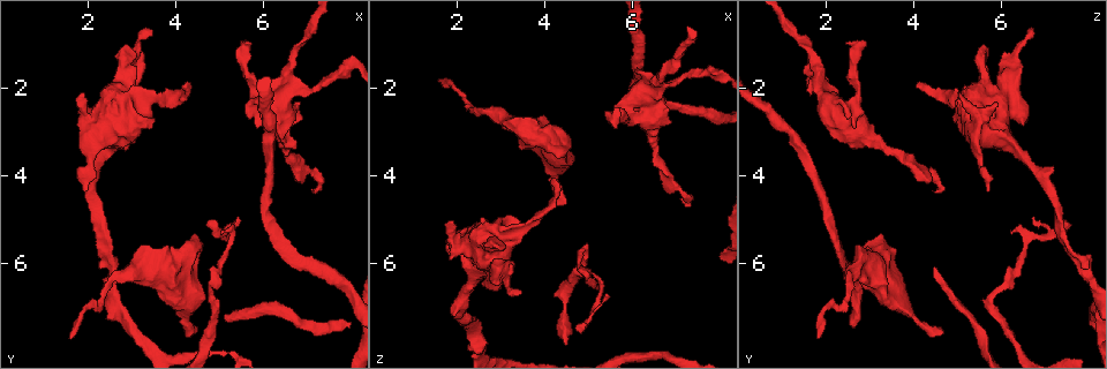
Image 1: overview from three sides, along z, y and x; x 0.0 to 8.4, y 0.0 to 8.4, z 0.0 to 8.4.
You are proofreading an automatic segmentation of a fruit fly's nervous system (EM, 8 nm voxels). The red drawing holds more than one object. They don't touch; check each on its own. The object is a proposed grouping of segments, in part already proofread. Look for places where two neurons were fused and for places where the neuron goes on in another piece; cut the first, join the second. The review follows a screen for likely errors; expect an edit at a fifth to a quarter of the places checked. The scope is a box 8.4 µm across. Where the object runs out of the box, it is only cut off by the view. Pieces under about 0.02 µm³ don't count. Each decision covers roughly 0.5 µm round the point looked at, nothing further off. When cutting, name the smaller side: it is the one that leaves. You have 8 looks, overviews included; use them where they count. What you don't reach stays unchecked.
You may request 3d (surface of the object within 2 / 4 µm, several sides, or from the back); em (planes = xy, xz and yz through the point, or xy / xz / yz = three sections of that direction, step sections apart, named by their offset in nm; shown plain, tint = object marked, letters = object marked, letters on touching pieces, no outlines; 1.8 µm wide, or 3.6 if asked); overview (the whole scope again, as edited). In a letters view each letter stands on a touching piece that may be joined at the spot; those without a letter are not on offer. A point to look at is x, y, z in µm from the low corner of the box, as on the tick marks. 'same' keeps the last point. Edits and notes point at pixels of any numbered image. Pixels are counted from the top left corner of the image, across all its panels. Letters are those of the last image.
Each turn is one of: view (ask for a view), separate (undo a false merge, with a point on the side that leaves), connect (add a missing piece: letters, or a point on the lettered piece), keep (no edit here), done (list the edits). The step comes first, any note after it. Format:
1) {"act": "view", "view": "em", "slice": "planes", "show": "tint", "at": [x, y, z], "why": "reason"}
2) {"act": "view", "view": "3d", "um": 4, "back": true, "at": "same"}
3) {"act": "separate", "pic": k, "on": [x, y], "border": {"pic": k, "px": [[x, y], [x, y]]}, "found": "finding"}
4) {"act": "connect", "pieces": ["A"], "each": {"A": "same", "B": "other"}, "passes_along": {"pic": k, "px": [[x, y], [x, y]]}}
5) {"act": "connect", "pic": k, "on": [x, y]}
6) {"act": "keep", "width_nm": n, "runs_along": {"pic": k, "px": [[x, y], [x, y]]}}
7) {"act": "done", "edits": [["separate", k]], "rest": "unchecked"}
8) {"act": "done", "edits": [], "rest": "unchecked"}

{"act": "view", "view": "em", "slice": "xz", "step": 16, "show": "tint", "at": [5.70, 1.00, 2.50], "why": "free end"}

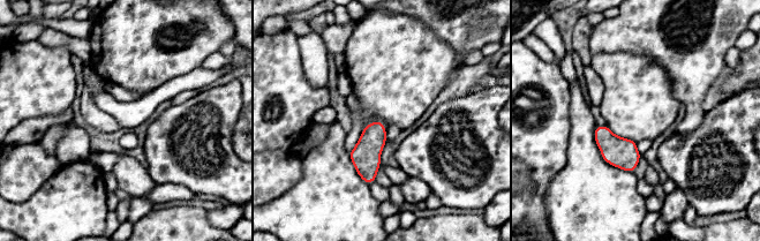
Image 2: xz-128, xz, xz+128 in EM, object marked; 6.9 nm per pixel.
{"act": "view", "view": "em", "slice": "planes", "show": "letters", "at": "same"}

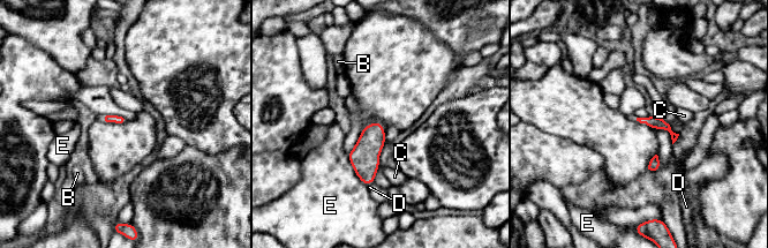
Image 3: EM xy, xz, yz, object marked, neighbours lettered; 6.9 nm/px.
{"act": "keep", "each": {"B": "other", "C": "other", "D": "other", "E": "other"}, "border": {"pic": 3, "px": [[379, 164], [377, 170]]}, "found": "no lettered piece goes on from it"}

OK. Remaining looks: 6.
{"act": "view", "view": "3d", "um": 4, "at": [4.25, 7.50, 4.65], "why": "branch stops here"}

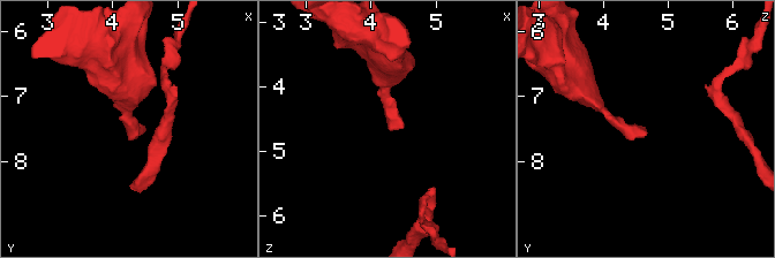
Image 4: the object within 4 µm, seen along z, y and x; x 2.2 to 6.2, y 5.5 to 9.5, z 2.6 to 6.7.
{"act": "view", "view": "em", "slice": "planes", "show": "letters", "at": [4.25, 7.55, 4.70], "why": "need the tissue"}

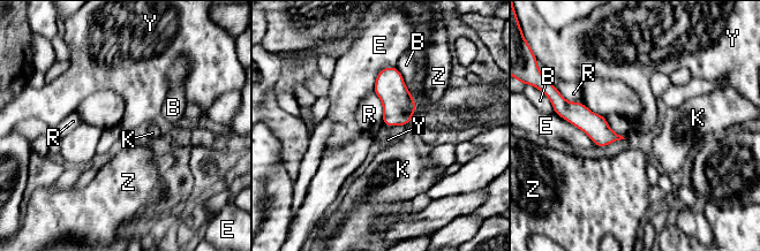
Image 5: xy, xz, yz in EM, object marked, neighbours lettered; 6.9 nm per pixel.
{"act": "connect", "pieces": ["K"], "each": {"B": "other", "E": "other", "K": "same", "R": "other", "Y": "other", "Z": "other"}, "passes_along": {"pic": 5, "px": [[398, 104], [408, 122], [408, 158]]}, "found": "it goes on there"}

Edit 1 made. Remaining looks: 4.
{"act": "view", "view": "overview", "why": "redraw"}

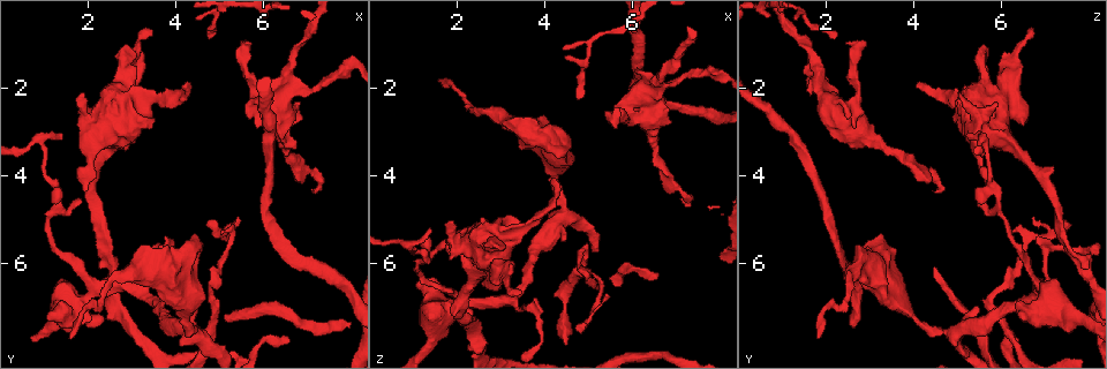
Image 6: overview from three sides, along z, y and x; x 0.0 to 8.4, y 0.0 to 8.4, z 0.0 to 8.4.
{"act": "view", "view": "3d", "um": 2, "at": [4.45, 5.35, 3.30], "why": "an open end"}

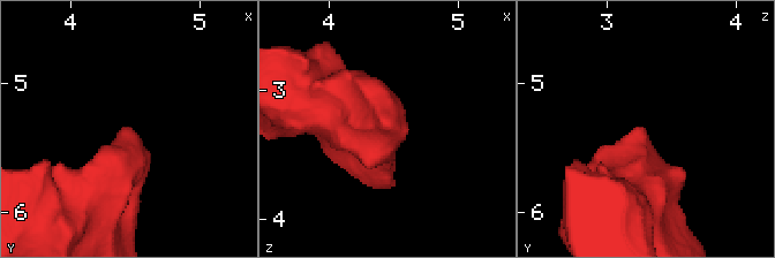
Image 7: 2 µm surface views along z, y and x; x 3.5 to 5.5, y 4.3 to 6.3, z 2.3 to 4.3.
{"act": "view", "view": "em", "slice": "yz", "step": 4, "show": "tint", "at": [4.50, 5.34, 3.28]}

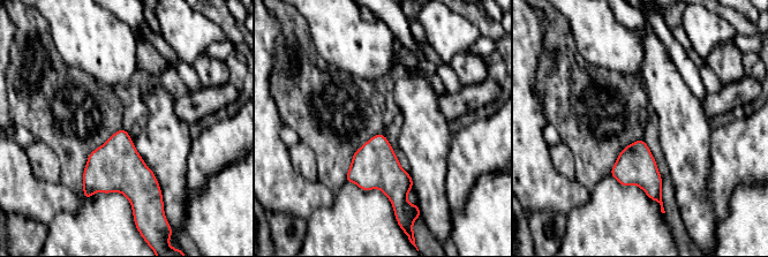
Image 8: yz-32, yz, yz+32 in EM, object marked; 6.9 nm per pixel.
{"act": "view", "view": "em", "slice": "planes", "show": "letters", "at": "same", "why": "another direction"}

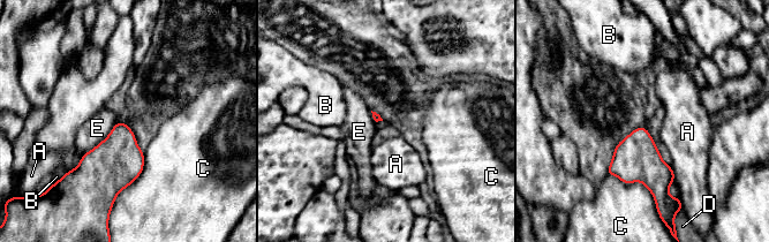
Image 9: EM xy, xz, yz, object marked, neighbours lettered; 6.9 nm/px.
{"act": "keep", "each": {"A": "other", "B": "other", "C": "other", "D": "other", "E": "other"}, "border": {"pic": 9, "px": [[118, 121], [103, 140], [83, 154]]}, "found": "none of them fits"}

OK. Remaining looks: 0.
{"act": "done", "edits": [["connect", 5]], "rest": "unchecked"}

